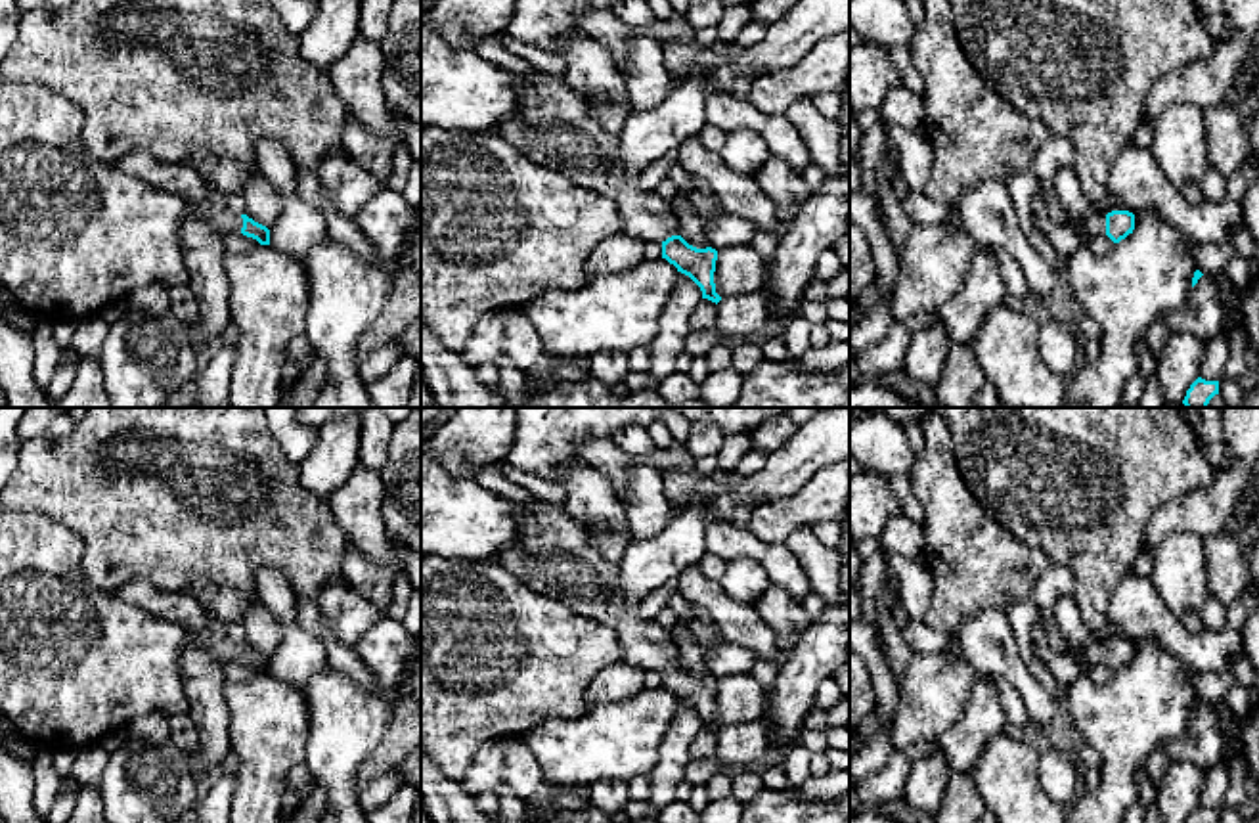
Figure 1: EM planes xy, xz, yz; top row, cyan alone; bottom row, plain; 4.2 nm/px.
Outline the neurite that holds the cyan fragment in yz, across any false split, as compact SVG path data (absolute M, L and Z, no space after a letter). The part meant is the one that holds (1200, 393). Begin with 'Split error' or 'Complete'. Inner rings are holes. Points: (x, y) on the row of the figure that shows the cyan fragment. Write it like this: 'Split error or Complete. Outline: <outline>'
Complete. Outline: M1198 377L1186 390L1182 404L1186 408L1207 408L1215 394L1219 394L1219 381L1205 381Z

